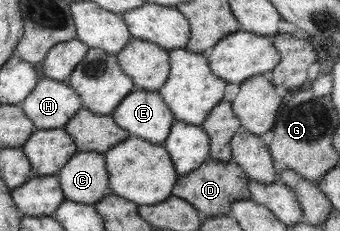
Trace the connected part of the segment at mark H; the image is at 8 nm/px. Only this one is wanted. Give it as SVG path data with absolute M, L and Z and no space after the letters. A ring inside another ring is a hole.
M42 76L20 108L37 129L62 129L64 124L82 107L78 94L68 83Z

